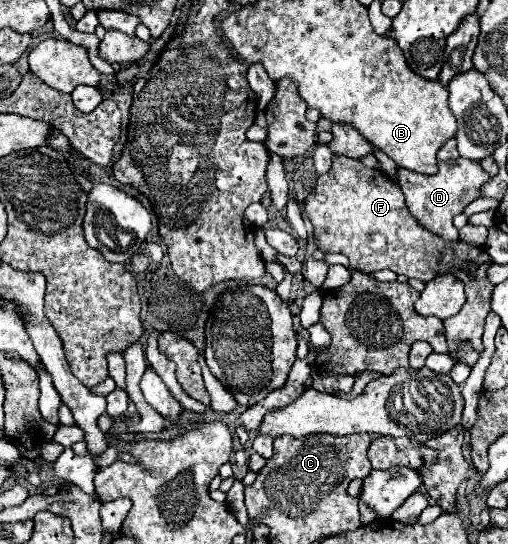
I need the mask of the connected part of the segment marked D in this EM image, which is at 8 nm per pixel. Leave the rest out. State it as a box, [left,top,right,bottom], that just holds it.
[398,157,490,241]

